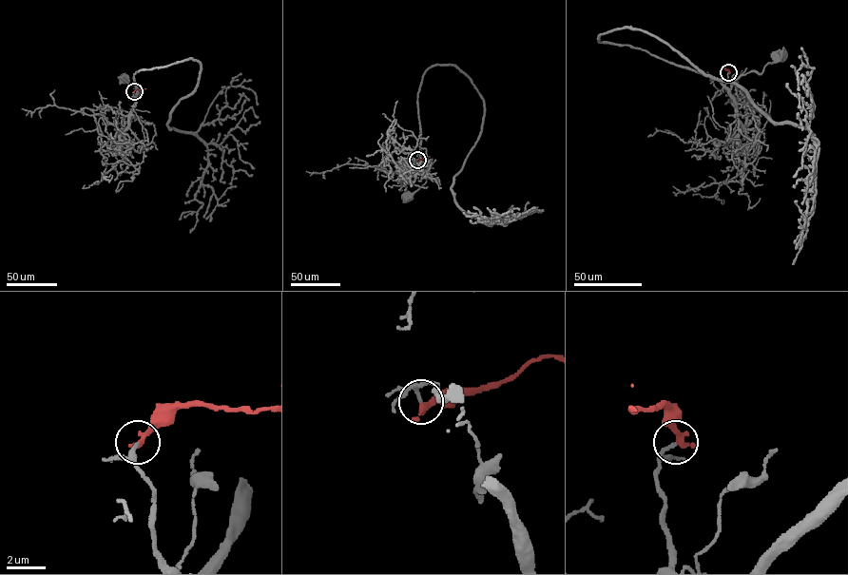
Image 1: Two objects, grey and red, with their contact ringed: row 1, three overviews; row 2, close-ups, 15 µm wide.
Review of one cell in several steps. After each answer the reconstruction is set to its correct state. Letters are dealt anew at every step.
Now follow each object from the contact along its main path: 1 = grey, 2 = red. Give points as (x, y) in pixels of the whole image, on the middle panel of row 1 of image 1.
1: (417, 160), (426, 173), (426, 182), (405, 199)
2: (417, 160), (430, 157)

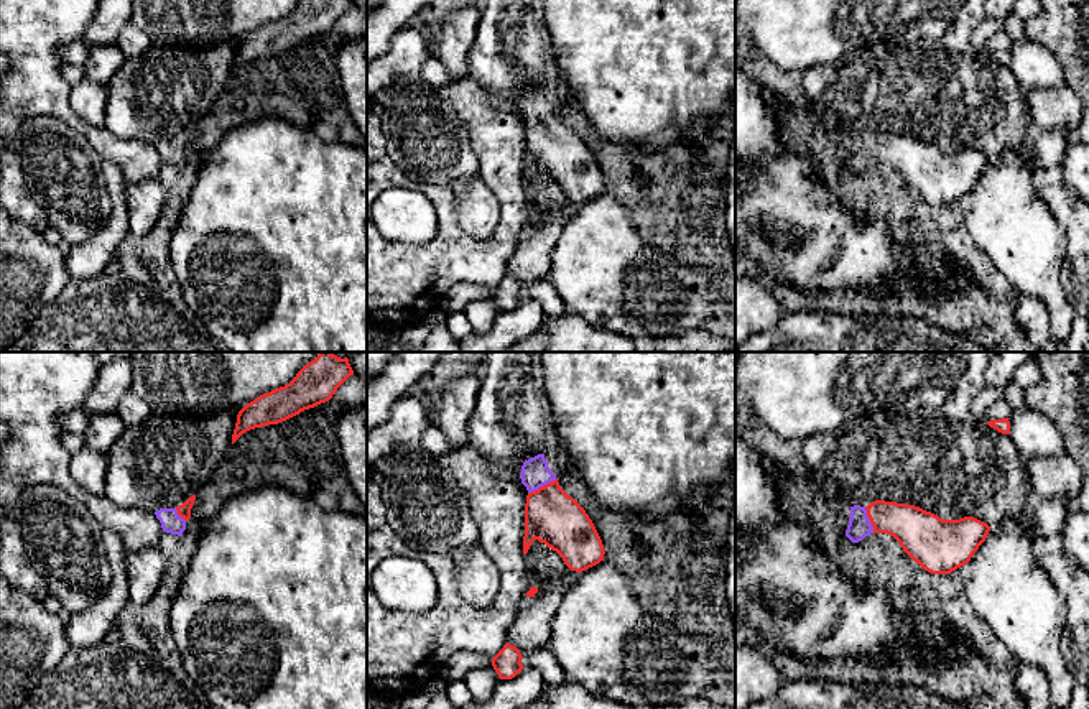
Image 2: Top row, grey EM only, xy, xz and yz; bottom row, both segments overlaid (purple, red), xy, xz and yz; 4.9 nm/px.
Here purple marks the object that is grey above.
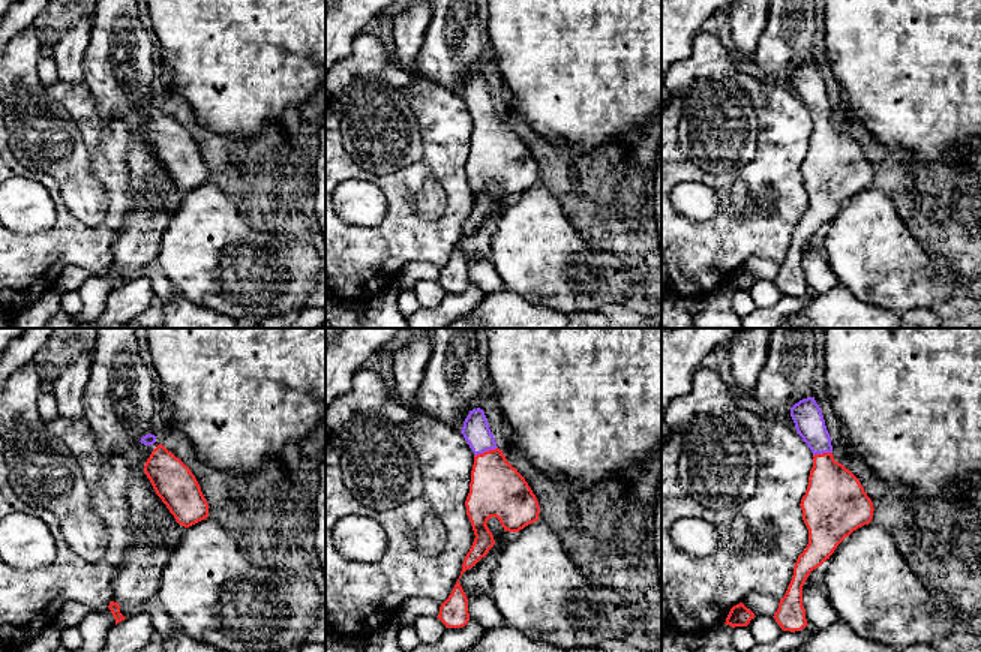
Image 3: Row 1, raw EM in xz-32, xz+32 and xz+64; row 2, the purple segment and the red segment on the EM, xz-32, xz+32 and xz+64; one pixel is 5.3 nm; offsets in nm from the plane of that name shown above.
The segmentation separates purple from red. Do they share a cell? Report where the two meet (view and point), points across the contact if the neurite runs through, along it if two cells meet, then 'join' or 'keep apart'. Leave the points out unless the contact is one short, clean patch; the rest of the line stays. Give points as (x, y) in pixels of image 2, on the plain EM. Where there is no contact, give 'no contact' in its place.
meets purple in xz at (543, 115); runs through xz (535, 104), (543, 115), (551, 148); join

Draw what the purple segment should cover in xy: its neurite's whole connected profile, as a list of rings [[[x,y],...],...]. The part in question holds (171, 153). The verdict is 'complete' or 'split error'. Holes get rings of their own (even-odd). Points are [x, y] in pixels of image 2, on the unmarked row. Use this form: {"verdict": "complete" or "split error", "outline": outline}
{"verdict": "split error", "outline": [[[196,127],[189,128],[183,137],[176,140],[160,140],[155,143],[161,155],[163,163],[181,168],[186,161],[186,153],[191,150],[191,140]]]}

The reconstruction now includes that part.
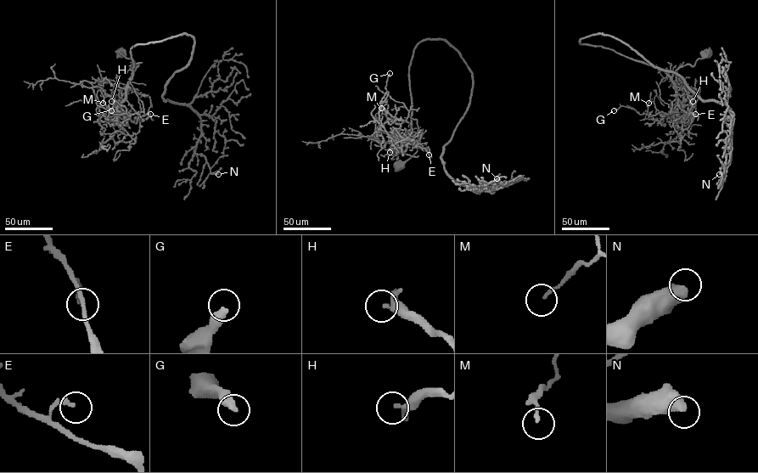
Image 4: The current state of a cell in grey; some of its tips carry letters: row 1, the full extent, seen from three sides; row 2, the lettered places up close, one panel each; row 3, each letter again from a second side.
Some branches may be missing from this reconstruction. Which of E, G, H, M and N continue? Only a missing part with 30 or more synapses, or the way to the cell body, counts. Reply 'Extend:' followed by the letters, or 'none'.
Extend: G

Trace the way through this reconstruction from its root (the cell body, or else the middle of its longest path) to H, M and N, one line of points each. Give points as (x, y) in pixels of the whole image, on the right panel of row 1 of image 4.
H: (708, 53), (693, 65), (686, 64), (679, 67), (671, 78), (676, 96), (682, 104), (690, 104), (693, 101)
M: (708, 53), (674, 73), (680, 104), (675, 110), (661, 116), (648, 103)
N: (708, 53), (670, 78), (580, 40), (612, 36), (725, 104), (732, 149), (719, 174)

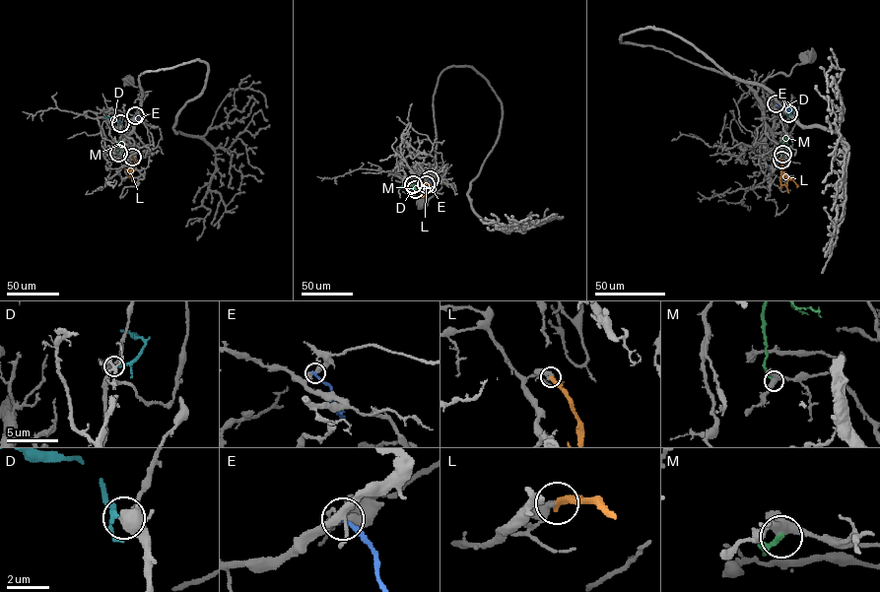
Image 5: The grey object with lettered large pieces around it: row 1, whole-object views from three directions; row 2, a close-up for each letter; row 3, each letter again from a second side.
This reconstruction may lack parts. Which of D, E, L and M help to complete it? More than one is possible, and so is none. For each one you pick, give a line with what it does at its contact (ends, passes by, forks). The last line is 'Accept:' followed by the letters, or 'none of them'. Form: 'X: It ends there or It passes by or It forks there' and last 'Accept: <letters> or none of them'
D: It ends there
Accept: D

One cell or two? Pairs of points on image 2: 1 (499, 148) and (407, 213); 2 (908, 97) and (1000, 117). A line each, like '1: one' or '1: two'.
1: two
2: one

